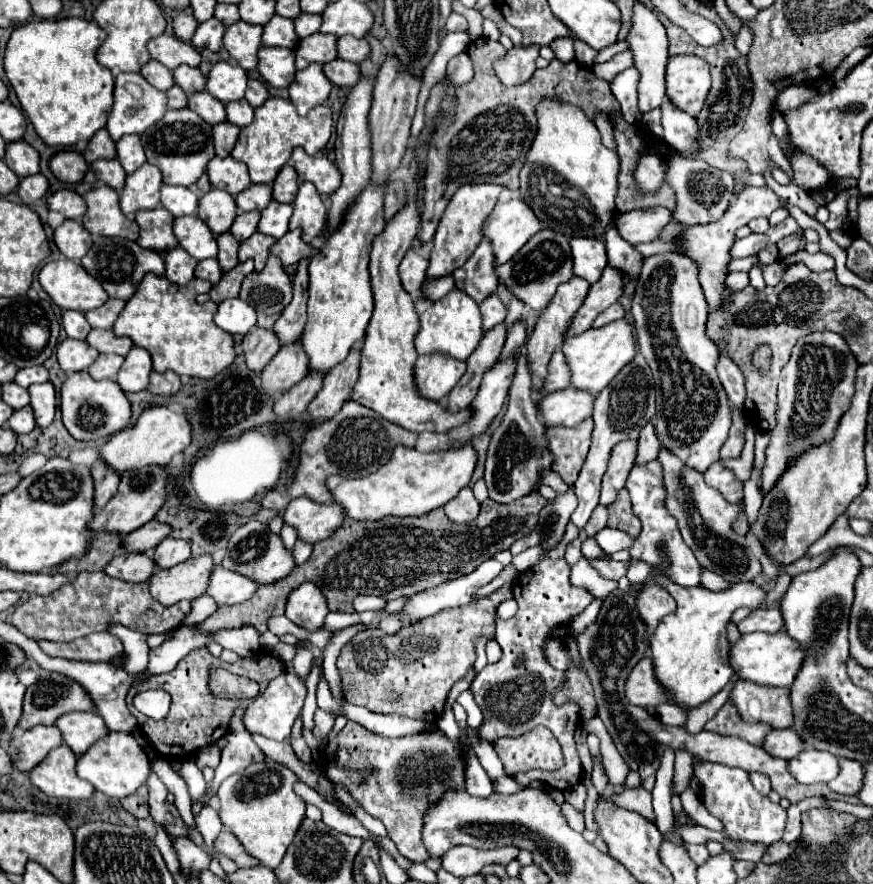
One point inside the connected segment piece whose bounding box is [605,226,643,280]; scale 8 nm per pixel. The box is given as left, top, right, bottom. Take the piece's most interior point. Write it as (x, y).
(621, 254)

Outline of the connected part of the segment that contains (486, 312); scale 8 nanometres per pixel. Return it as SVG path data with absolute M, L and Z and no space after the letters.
M493 294L491 298L487 298L483 304L481 304L481 316L483 316L483 332L495 328L497 324L501 324L505 320L505 306L503 302L499 300L497 294Z

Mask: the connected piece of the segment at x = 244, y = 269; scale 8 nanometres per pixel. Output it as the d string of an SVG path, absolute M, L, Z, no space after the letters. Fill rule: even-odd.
M251 260L241 262L241 264L235 266L235 270L225 272L223 278L221 278L221 282L215 284L215 286L211 288L211 292L209 292L211 300L219 304L219 302L223 302L223 300L227 300L227 298L239 296L241 282L243 282L243 278L245 278L247 274L251 274L251 272L253 272L253 262L251 262Z

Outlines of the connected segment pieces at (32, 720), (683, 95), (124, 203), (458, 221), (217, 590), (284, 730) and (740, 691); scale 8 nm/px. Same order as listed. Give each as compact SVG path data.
M43 672L25 692L19 728L29 730L37 724L53 724L67 712L87 712L91 706L89 694L77 682L71 682L57 672Z
M691 54L669 58L665 74L665 98L673 106L679 106L679 110L697 118L703 102L707 100L709 88L709 66L703 58Z
M143 164L131 176L127 176L121 192L121 210L129 216L139 210L151 210L159 206L159 188L163 184L161 170L153 164Z
M467 184L467 186L461 186L453 194L453 198L439 222L435 238L433 238L433 250L431 250L431 258L429 258L427 278L447 276L455 268L459 268L467 262L467 258L473 254L473 250L479 246L479 242L483 238L481 226L487 220L487 216L491 214L499 192L501 192L499 184Z
M215 566L211 570L207 594L217 602L217 604L239 604L251 598L255 594L257 584L241 574L235 574L231 570L225 570L221 566Z
M283 672L279 674L267 688L261 696L257 696L245 710L243 714L243 724L245 724L245 730L249 734L261 734L265 738L271 738L271 740L287 740L289 734L291 734L291 726L295 722L295 718L299 716L301 708L303 708L303 700L305 700L305 694L307 694L307 688L305 688L305 682L297 676L297 674L289 674L289 672Z
M739 680L733 684L729 700L735 702L735 708L745 722L765 722L773 728L793 726L787 688L771 688Z

